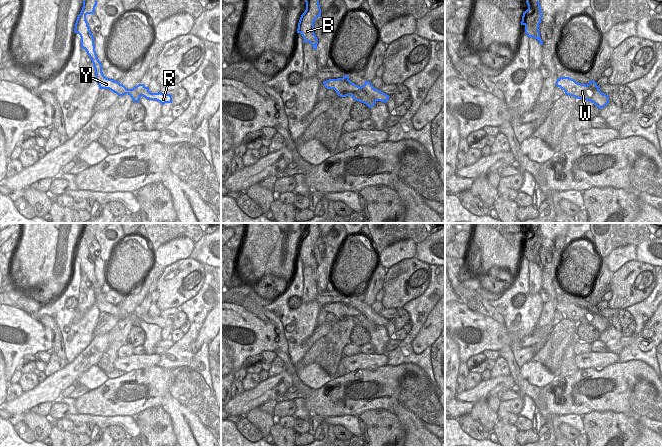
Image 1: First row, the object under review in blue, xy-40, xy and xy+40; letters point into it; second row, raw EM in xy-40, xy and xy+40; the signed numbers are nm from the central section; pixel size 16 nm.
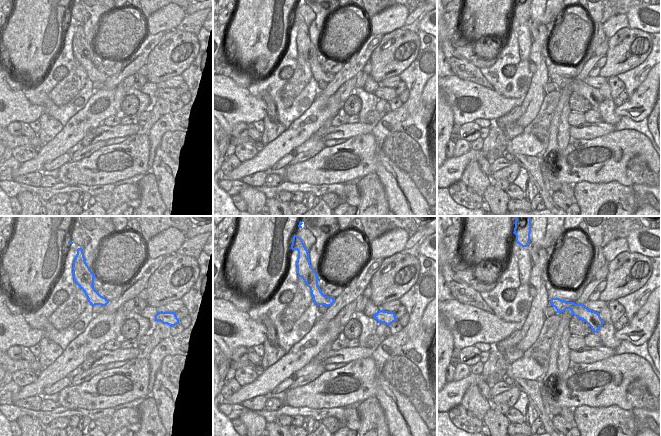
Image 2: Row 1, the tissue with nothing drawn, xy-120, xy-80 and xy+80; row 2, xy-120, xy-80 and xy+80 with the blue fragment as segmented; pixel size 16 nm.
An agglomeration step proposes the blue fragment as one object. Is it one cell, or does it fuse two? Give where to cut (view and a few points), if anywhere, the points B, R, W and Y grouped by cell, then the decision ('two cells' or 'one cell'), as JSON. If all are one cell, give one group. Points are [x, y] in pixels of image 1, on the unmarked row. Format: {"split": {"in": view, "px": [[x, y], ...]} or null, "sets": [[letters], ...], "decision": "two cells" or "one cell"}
{"split": {"in": "xy", "px": [[359, 311], [376, 324]]}, "sets": [["B", "W", "Y"], ["R"]], "decision": "two cells"}

